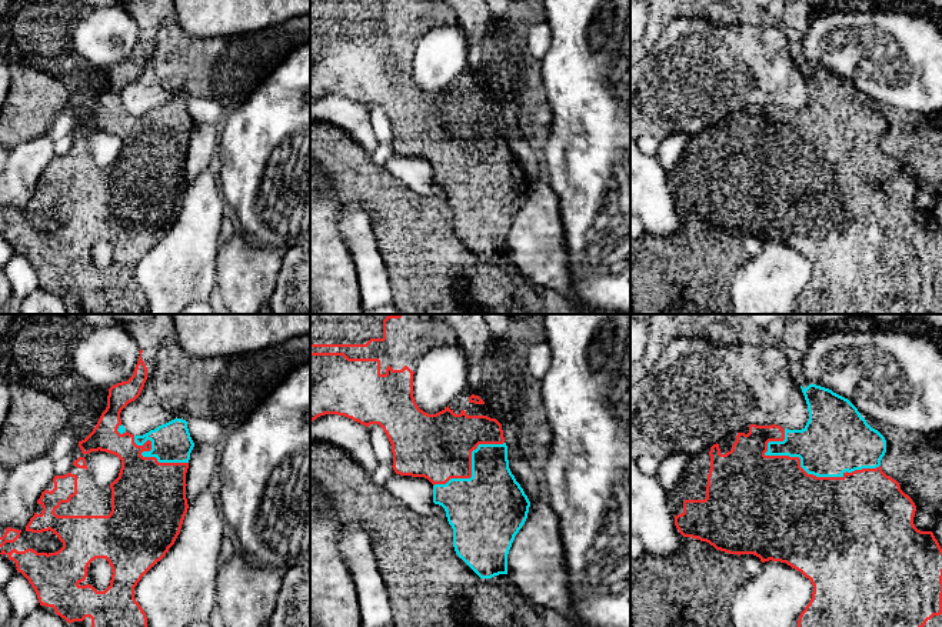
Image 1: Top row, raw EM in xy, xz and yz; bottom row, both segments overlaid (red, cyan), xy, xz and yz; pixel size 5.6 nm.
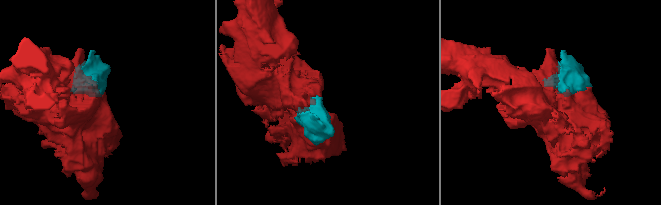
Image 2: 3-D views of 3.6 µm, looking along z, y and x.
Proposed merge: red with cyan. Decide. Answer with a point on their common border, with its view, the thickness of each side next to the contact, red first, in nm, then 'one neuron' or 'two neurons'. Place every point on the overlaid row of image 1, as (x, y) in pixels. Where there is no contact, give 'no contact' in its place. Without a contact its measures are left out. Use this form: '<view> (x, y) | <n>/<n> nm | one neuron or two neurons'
yz (819, 477) | 500/380 nm | one neuron

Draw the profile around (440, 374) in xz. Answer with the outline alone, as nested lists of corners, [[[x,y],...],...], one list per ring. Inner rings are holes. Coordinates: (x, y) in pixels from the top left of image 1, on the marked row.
[[[457,344],[435,347],[417,363],[413,397],[420,410],[436,414],[467,387],[467,360]]]

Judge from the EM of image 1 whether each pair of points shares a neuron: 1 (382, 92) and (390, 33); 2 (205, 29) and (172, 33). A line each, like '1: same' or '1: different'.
1: same
2: different

